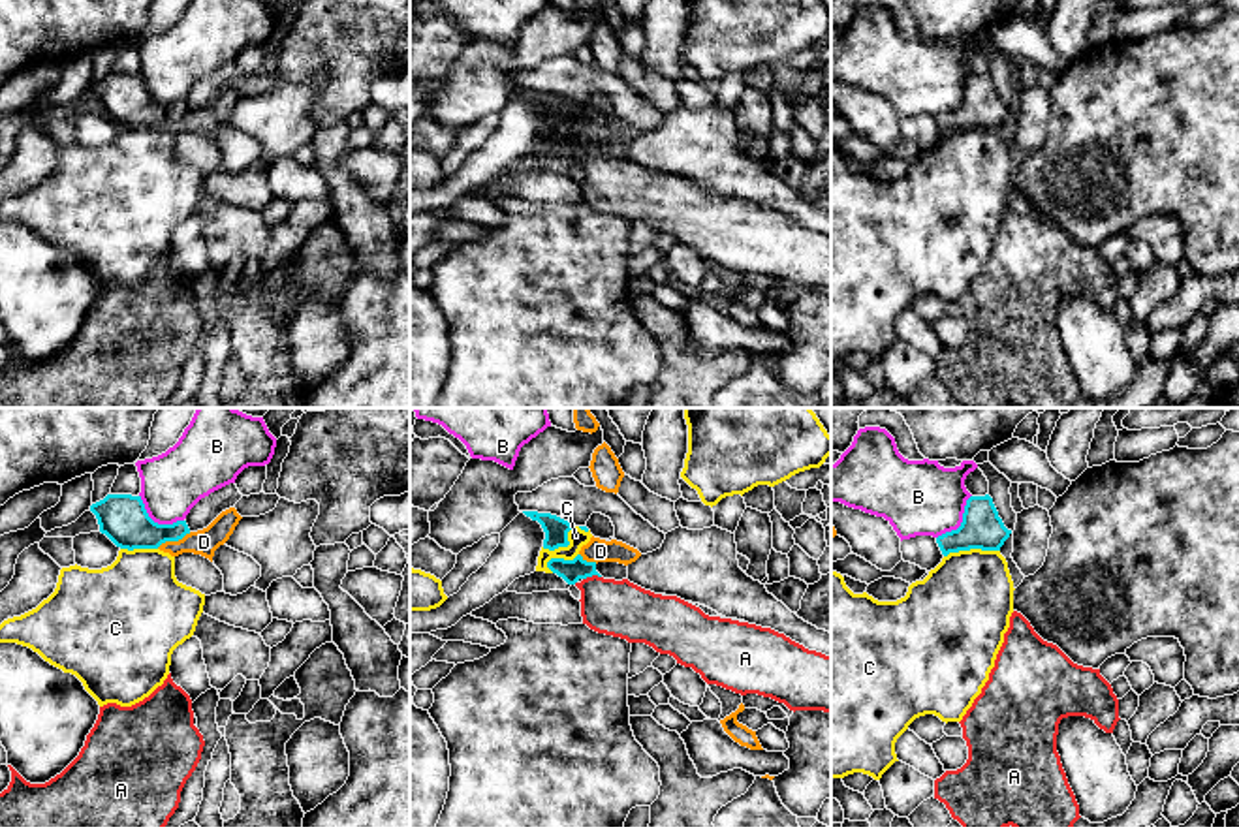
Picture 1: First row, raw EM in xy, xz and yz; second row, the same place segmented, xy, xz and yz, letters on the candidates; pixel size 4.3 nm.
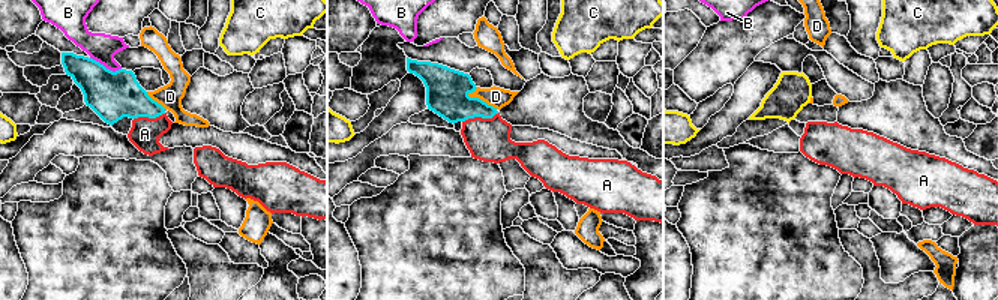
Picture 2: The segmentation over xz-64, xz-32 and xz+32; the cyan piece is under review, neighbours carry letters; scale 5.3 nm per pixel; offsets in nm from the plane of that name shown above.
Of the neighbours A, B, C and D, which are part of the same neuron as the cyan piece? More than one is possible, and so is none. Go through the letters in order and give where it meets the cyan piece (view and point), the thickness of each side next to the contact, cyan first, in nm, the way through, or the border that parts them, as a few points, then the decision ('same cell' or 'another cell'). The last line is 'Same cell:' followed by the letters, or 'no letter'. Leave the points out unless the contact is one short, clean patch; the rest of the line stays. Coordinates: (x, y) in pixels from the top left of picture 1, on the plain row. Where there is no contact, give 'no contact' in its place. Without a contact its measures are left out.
A: xz (591, 155) | 100/240 nm | across xz (570, 149), (591, 155), (623, 188) | same cell
B: xy (156, 102) | 200/280 nm | another cell
C: yz (971, 126) | 180/400 nm | along yz (999, 128), (959, 128), (944, 136) | another cell
D: xy (173, 119) | 200/110 nm | another cell
Same cell: A

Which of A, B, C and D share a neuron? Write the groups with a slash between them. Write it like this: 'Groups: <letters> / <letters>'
Groups: A / B / C / D

